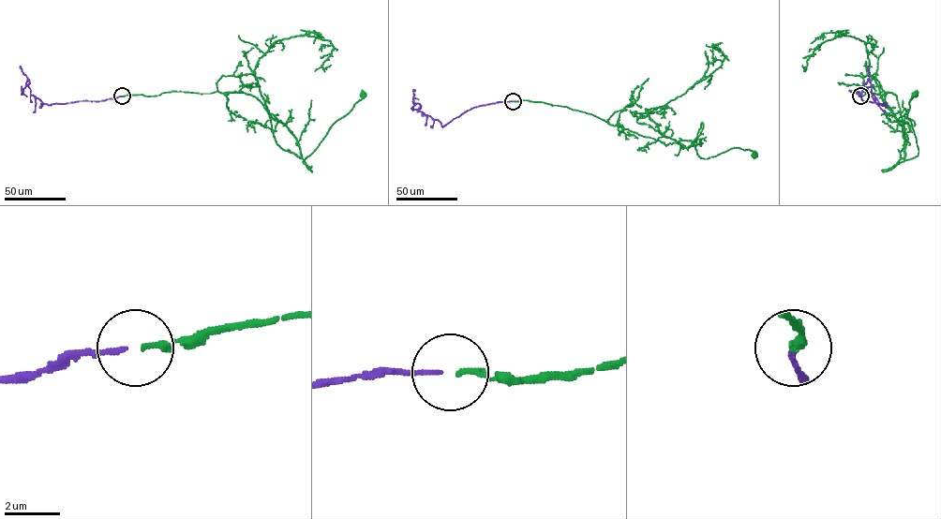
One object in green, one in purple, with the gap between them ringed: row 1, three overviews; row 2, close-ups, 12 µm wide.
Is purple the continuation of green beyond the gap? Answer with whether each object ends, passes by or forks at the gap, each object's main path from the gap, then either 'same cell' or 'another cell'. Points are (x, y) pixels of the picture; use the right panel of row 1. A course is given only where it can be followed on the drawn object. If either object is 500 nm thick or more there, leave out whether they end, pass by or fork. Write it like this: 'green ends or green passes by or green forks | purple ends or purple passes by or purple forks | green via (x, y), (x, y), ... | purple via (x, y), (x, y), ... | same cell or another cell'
green ends | purple ends | green via (860, 96), (884, 91), (897, 96), (904, 138), (898, 164), (918, 155), (907, 116), (915, 95) | purple via (860, 96), (863, 101), (886, 105), (880, 105), (872, 94), (869, 80), (862, 85), (860, 93), (848, 90) | same cell

